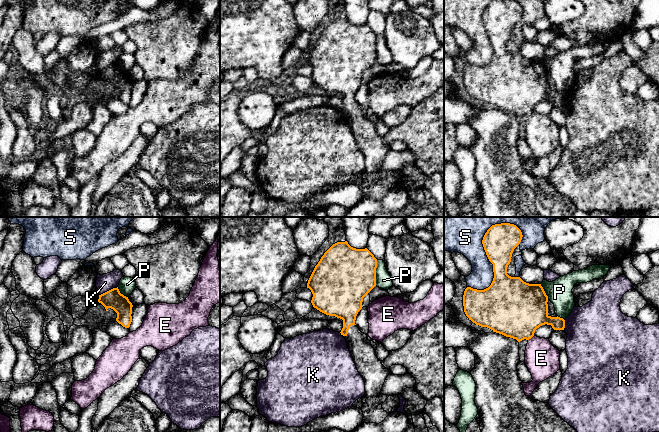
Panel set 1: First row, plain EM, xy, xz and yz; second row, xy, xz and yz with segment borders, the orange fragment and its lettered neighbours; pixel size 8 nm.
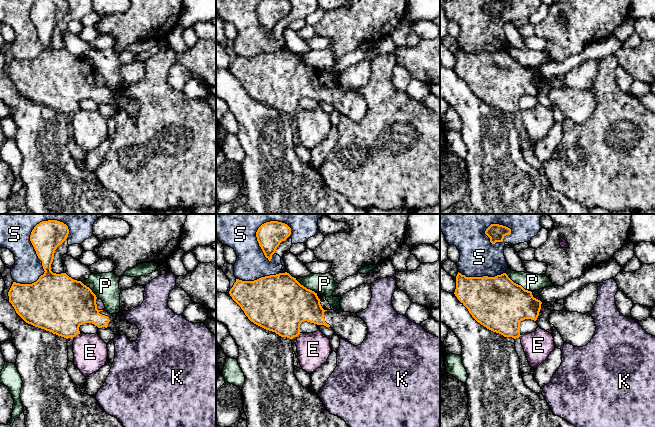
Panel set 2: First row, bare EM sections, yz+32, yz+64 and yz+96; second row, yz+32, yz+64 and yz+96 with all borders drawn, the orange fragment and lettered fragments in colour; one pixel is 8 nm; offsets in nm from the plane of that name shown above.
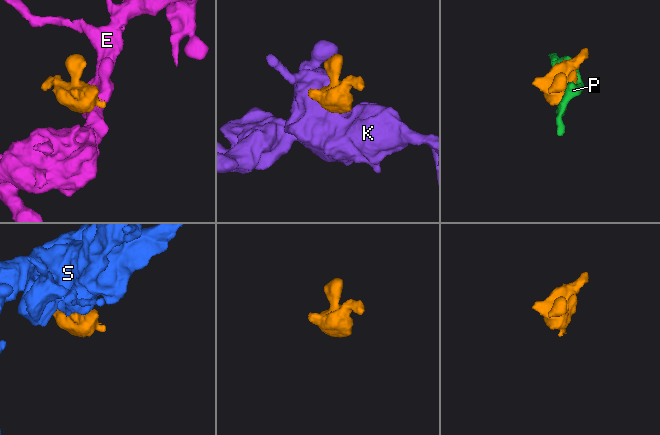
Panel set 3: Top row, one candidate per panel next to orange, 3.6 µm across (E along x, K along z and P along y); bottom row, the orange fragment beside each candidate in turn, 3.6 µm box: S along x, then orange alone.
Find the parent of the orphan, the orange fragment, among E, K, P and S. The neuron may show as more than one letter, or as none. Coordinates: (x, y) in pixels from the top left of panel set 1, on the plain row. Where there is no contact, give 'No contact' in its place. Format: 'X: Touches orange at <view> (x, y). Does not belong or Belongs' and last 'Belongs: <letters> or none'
E: Touches orange at yz (530, 114). Does not belong
K: Touches orange at xy (109, 66). Does not belong
P: Touches orange at xz (375, 49). Does not belong
S: Touches orange at yz (493, 41). Does not belong
Belongs: none

